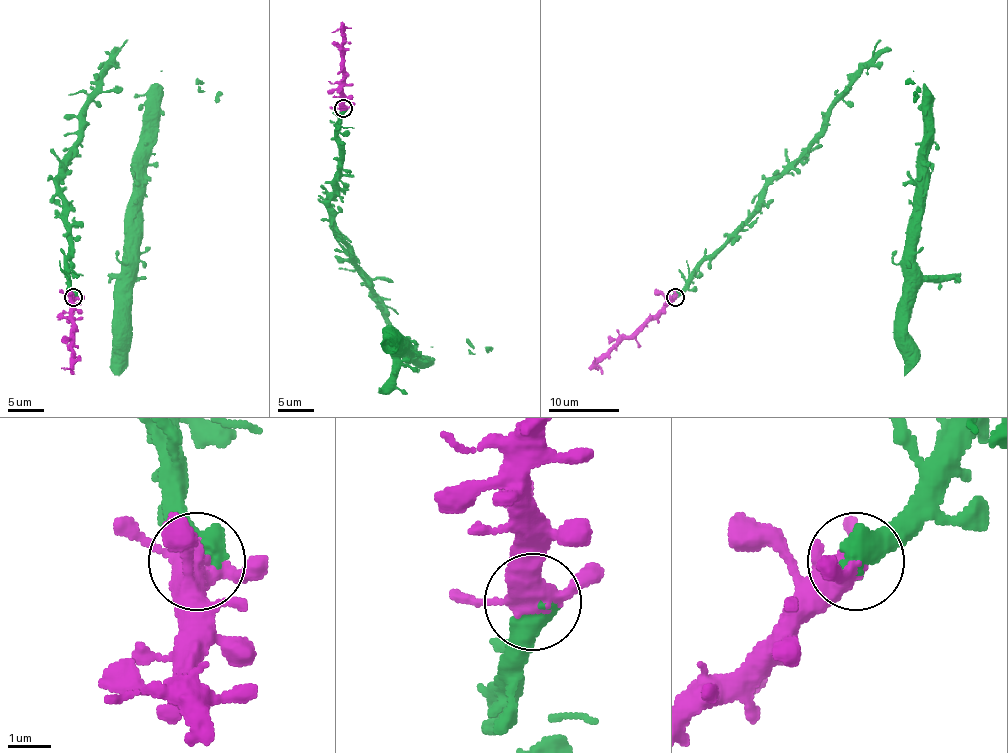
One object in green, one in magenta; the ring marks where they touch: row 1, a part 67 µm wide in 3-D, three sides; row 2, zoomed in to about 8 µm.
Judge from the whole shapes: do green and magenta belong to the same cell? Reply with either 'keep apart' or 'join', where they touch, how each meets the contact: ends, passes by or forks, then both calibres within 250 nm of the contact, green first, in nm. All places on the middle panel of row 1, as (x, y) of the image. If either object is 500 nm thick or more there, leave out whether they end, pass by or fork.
join; place (343, 108); calibres 650 and 440 nm

